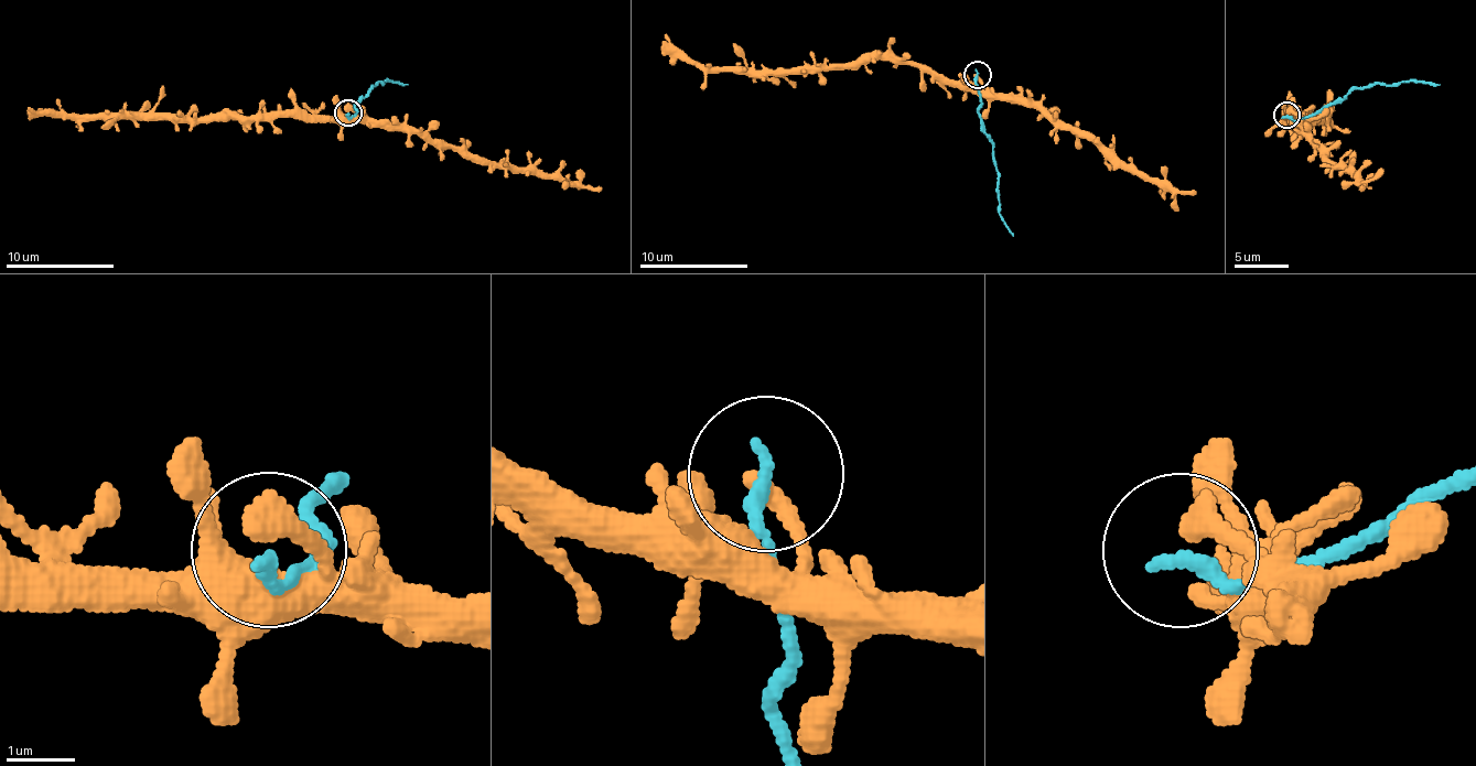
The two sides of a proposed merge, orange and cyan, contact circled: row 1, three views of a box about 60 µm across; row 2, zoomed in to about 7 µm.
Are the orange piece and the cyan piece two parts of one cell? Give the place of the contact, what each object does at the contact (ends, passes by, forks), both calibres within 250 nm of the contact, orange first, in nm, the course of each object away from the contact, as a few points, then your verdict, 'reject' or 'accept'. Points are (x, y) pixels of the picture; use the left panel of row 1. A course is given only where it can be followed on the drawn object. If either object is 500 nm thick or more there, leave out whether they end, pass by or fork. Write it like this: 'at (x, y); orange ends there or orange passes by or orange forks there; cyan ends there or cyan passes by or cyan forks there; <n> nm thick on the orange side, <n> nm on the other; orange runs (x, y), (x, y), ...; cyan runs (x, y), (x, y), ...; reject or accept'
at (348, 112); orange ends there; cyan ends there; 360 nm thick on the orange side, 240 nm on the other; orange runs (347, 110), (353, 116), (175, 119), (66, 116), (29, 108); cyan runs (347, 114), (352, 119), (370, 87), (380, 82), (385, 85), (391, 79), (408, 85); reject

